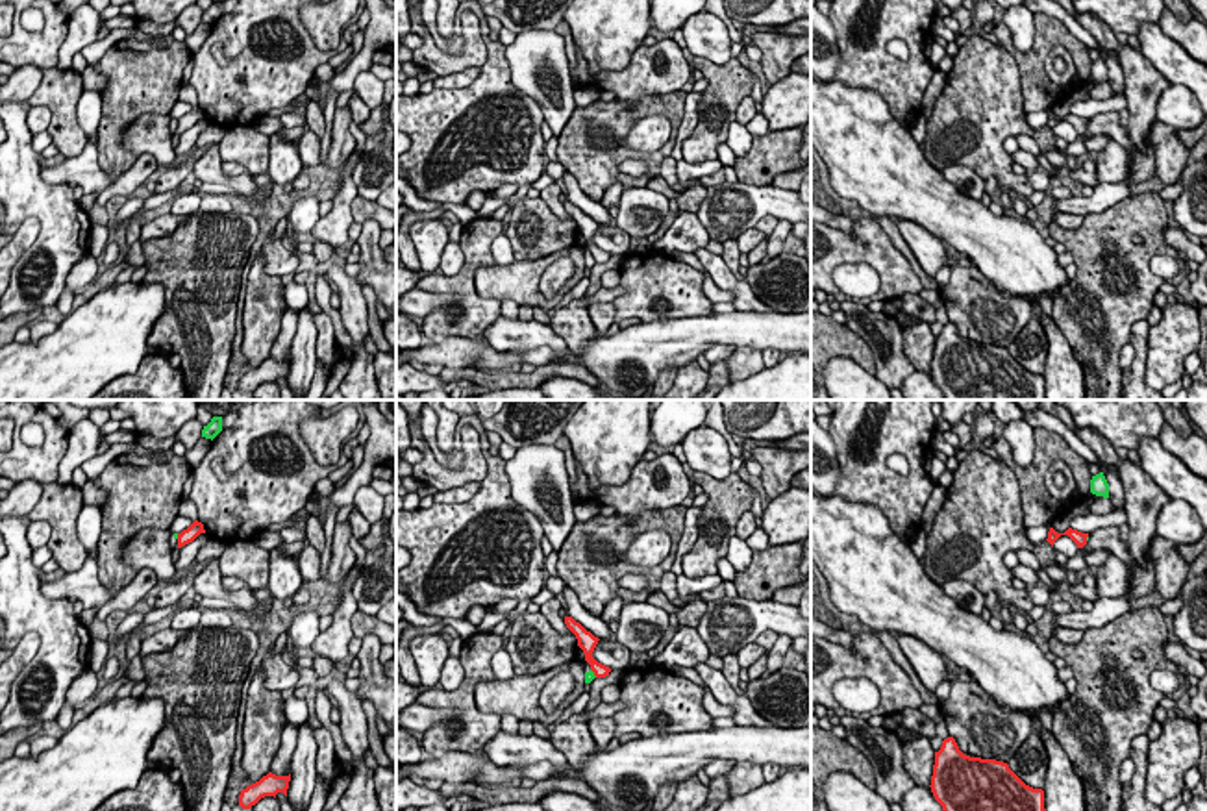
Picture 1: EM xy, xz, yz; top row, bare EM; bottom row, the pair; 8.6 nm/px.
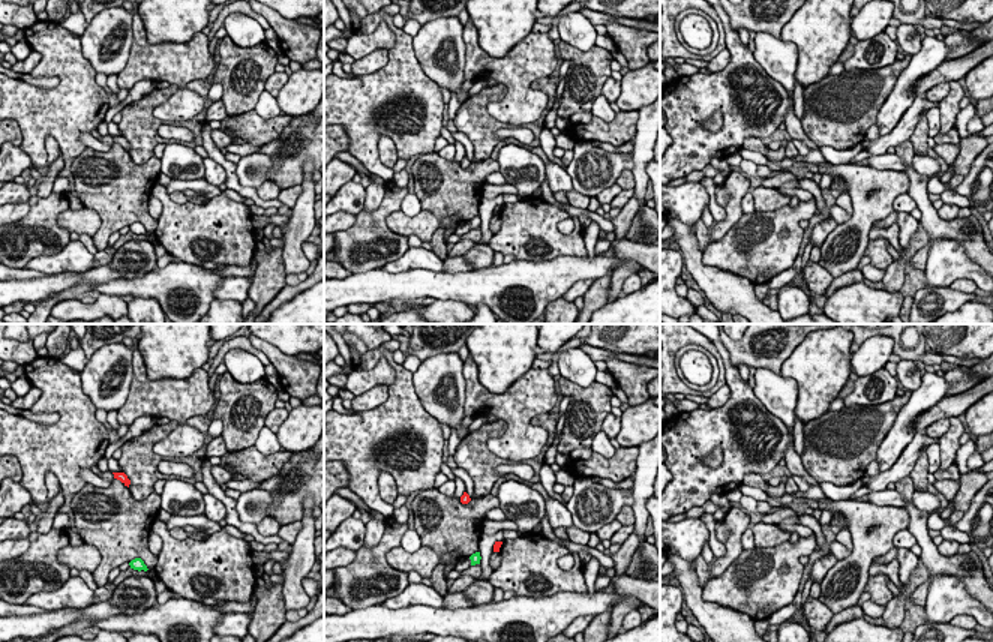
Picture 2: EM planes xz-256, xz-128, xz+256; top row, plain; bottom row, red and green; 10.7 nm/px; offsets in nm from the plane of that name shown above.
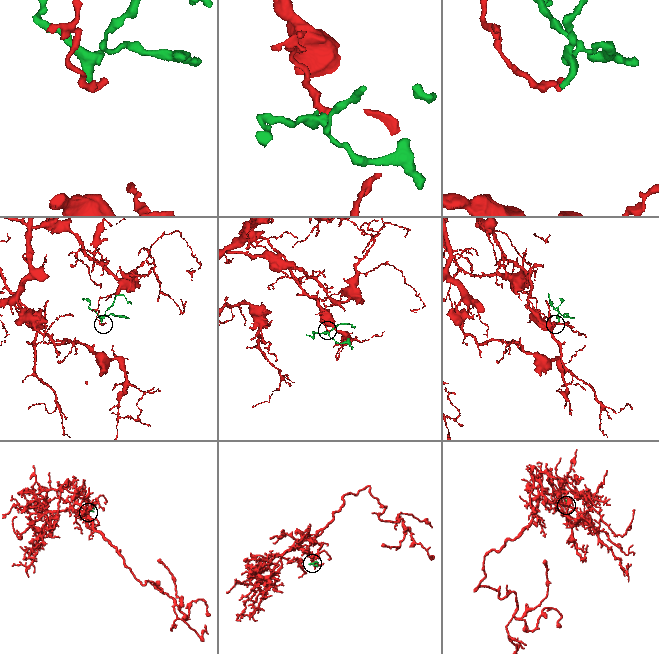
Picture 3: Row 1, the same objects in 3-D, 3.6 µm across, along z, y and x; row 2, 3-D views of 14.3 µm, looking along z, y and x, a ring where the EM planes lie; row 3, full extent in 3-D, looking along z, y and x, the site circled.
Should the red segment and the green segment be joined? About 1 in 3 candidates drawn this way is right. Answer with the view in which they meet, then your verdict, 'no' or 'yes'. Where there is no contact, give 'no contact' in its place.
xz | no

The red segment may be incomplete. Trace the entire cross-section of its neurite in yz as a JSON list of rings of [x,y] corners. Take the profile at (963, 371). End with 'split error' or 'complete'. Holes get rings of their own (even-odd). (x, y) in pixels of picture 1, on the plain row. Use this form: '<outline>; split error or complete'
[[[953,322],[935,337],[929,372],[942,400],[1046,400],[1042,374],[1026,370],[1003,346],[964,341]]]; complete

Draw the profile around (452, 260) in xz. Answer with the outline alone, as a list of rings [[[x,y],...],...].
[[[448,241],[441,257],[439,272],[444,276],[455,276],[461,270],[463,263],[465,254],[459,241]]]

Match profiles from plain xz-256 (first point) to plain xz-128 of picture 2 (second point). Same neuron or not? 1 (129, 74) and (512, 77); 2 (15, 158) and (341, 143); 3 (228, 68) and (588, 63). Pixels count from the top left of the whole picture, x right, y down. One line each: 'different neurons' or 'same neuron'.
1: same neuron
2: different neurons
3: same neuron

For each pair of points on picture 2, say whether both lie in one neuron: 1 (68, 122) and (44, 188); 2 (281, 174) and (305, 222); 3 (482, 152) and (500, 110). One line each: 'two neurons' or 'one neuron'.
1: two neurons
2: two neurons
3: two neurons

